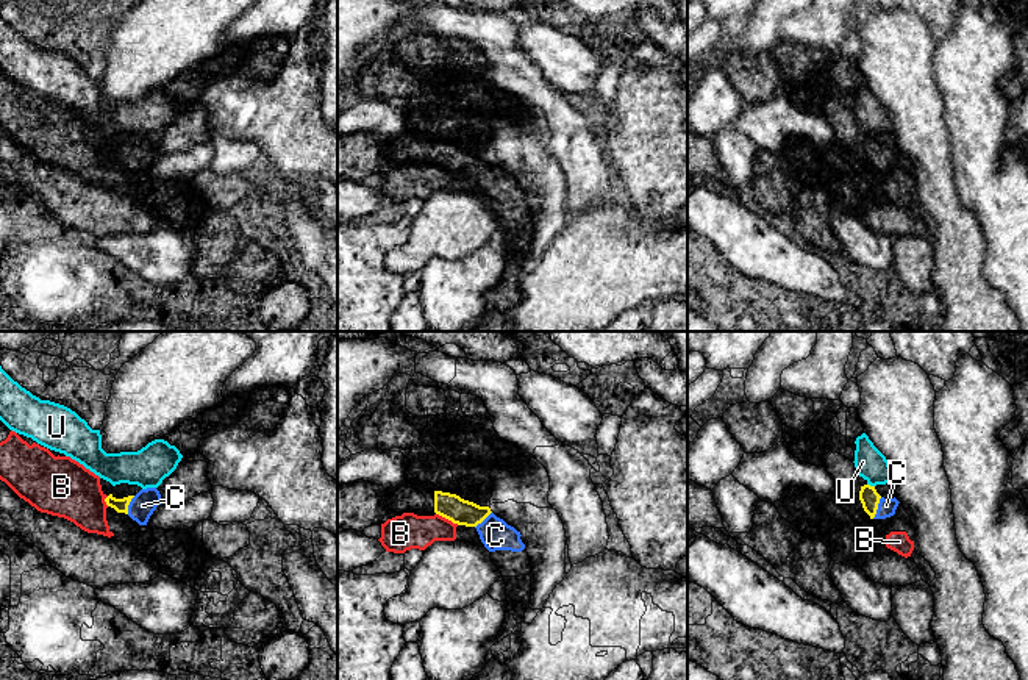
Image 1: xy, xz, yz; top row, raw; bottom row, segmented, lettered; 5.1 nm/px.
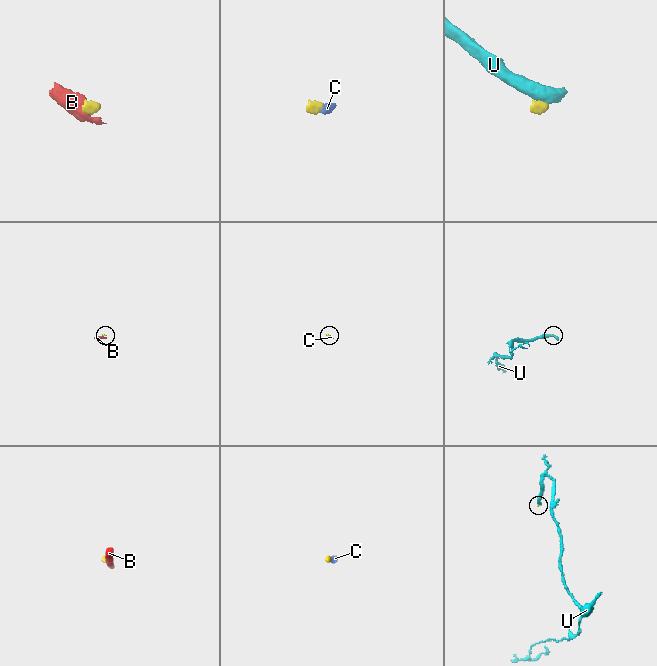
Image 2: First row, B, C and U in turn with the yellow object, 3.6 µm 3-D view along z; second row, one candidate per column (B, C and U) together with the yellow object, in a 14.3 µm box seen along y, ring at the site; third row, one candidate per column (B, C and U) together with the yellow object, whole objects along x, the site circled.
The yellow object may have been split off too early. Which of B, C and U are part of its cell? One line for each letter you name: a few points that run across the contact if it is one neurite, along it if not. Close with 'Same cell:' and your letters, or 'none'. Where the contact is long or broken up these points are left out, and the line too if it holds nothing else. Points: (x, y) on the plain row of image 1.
C: line yz (869, 147), (877, 158), (886, 157)
Same cell: C

